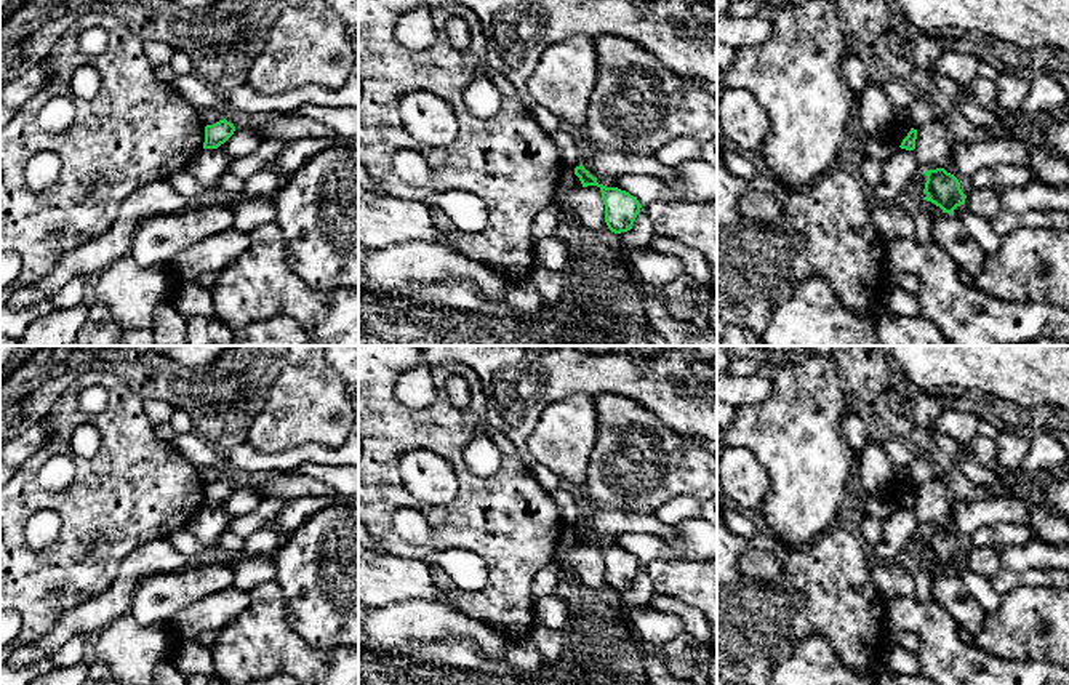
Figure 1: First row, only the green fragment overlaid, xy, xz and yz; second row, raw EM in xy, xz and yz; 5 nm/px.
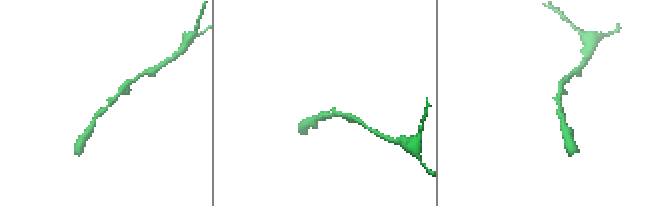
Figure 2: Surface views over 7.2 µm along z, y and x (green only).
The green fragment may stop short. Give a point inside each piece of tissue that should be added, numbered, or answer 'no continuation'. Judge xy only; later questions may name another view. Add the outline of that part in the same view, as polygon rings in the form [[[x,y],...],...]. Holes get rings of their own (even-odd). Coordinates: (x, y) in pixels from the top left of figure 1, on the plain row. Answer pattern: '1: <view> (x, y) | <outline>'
no continuation

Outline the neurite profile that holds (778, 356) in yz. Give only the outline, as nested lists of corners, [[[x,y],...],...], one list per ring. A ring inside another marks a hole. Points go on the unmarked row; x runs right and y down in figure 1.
[[[727,346],[733,357],[747,359],[759,367],[792,365],[816,355],[831,355],[832,346]]]

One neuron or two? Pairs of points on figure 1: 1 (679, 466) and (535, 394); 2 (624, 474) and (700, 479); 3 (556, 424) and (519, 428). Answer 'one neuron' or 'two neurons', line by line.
1: two neurons
2: one neuron
3: two neurons

